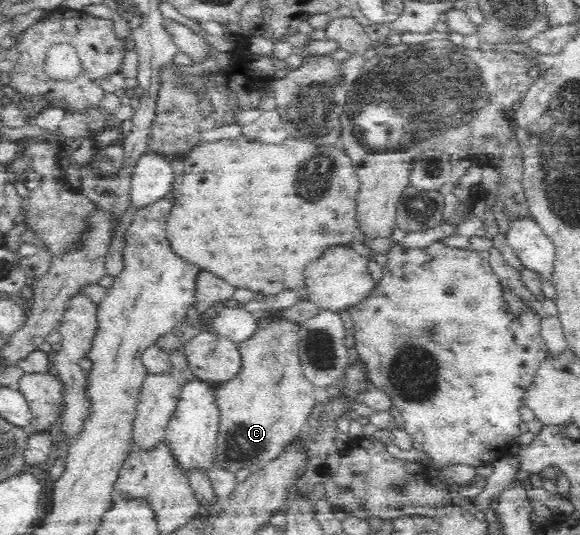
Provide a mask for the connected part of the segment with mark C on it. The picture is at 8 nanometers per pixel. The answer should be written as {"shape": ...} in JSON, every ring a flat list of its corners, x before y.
{"shape":[[260,318,259,328,249,340,239,344,242,356,242,371,232,381,213,384,219,409,219,431,212,449,210,468,220,468,230,474,248,469,252,465,260,468,278,459,303,432,310,410,314,406,315,386,306,380,298,355,298,325,286,321,268,321]]}

